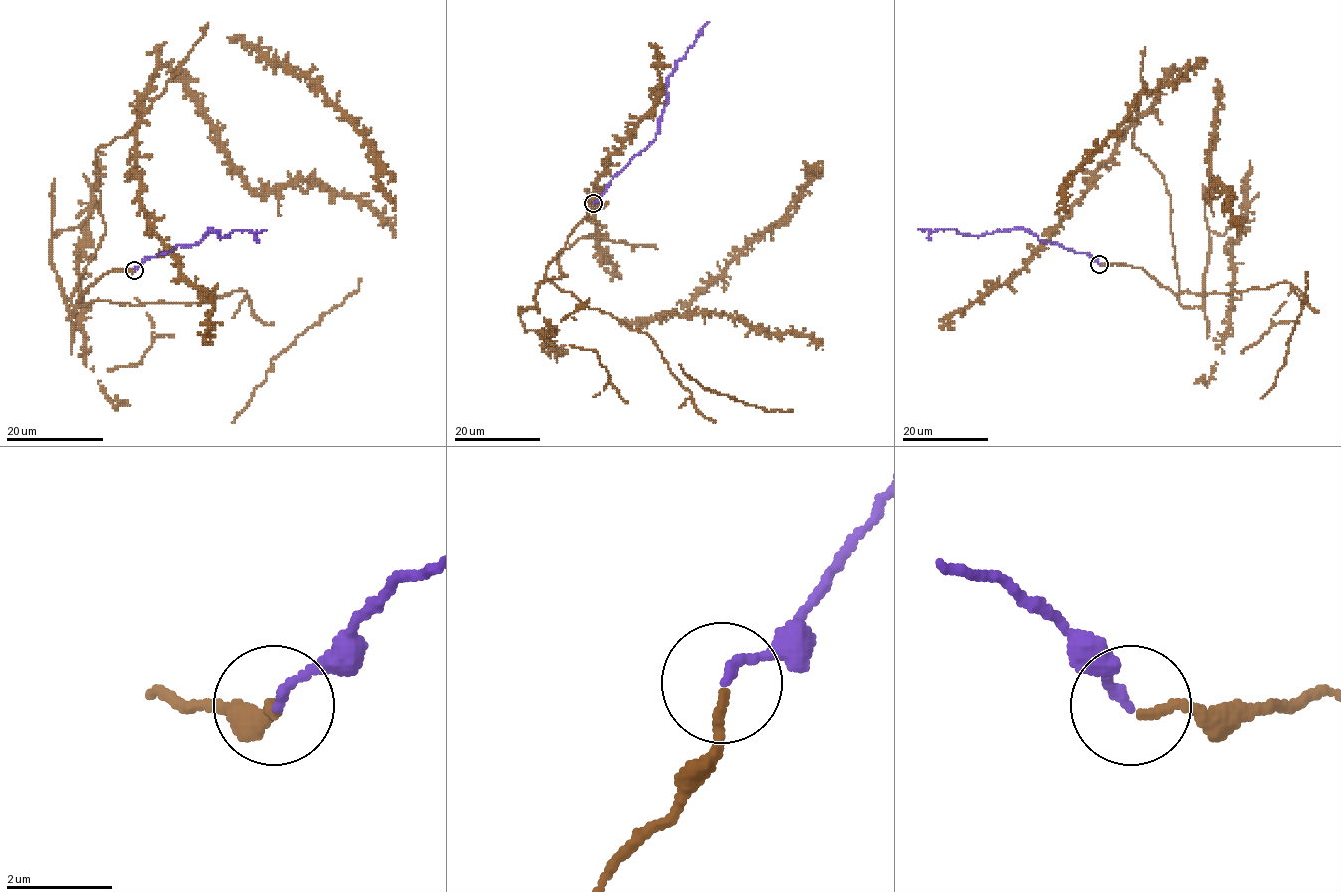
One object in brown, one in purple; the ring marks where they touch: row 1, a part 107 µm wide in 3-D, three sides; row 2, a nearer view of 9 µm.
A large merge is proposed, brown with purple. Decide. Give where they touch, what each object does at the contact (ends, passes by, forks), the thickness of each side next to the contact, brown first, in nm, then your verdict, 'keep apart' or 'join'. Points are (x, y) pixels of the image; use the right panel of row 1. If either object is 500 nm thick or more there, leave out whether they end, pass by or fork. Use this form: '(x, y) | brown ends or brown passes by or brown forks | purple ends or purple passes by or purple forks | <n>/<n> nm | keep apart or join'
(1099, 264) | brown ends | purple ends | 170/180 nm | join

